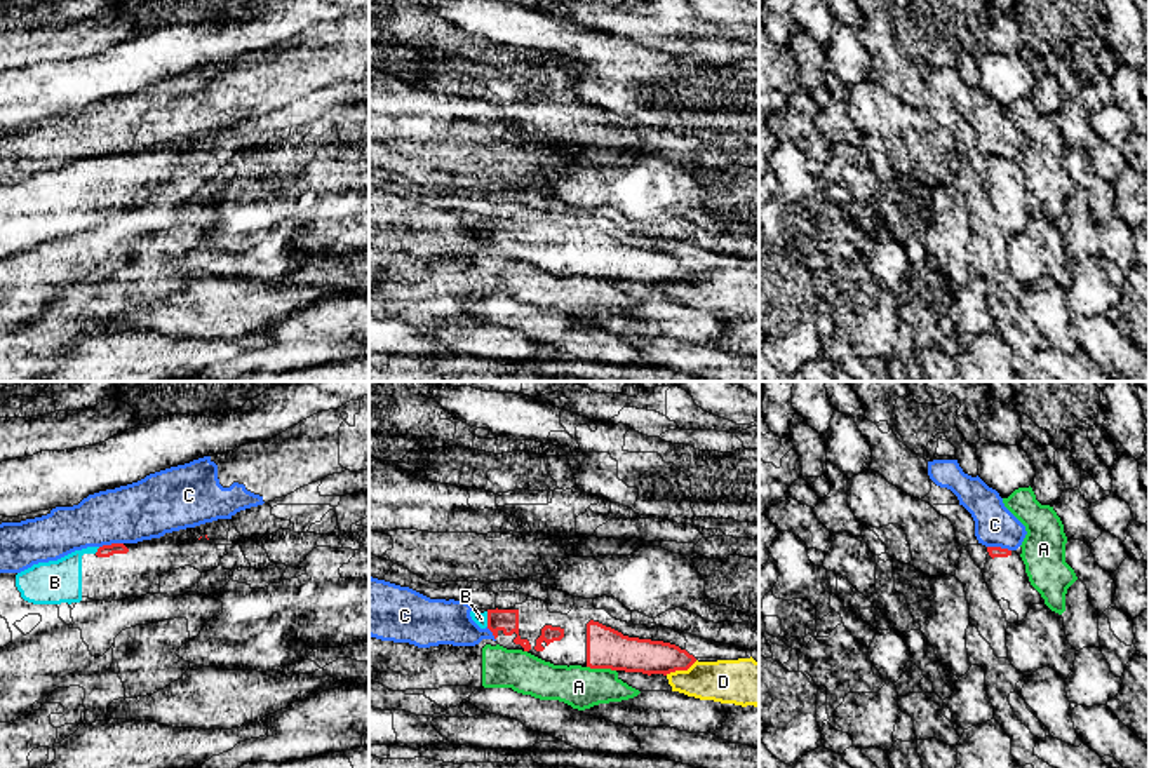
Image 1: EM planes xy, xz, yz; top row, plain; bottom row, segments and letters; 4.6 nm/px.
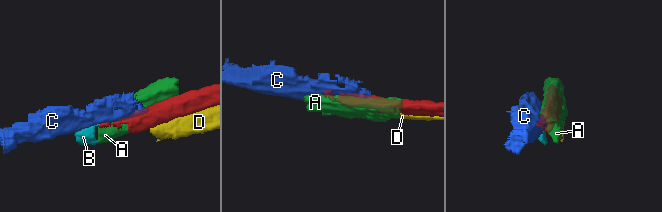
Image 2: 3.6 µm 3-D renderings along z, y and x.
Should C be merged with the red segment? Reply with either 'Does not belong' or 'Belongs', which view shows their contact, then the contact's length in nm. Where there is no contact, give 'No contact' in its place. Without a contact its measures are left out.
Does not belong. Touches red in xy. Shared border 110 nm

